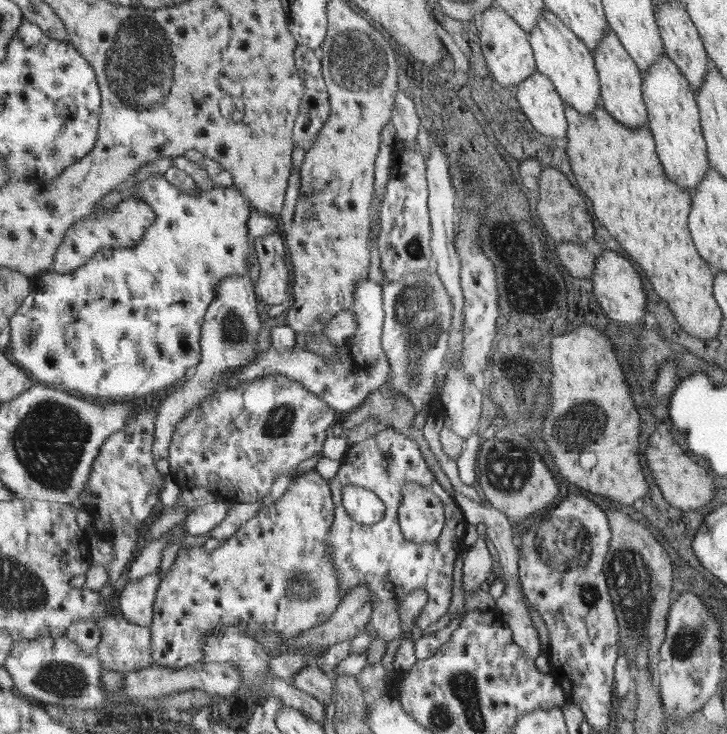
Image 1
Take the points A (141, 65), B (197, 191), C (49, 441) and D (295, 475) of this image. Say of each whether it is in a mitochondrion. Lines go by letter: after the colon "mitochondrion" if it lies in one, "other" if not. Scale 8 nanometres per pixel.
A: mitochondrion
B: other
C: mitochondrion
D: other

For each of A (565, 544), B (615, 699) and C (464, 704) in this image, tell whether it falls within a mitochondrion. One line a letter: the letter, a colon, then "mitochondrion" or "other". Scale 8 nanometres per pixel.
A: mitochondrion
B: other
C: mitochondrion

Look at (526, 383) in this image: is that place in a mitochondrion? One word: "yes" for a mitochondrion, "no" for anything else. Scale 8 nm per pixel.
no

